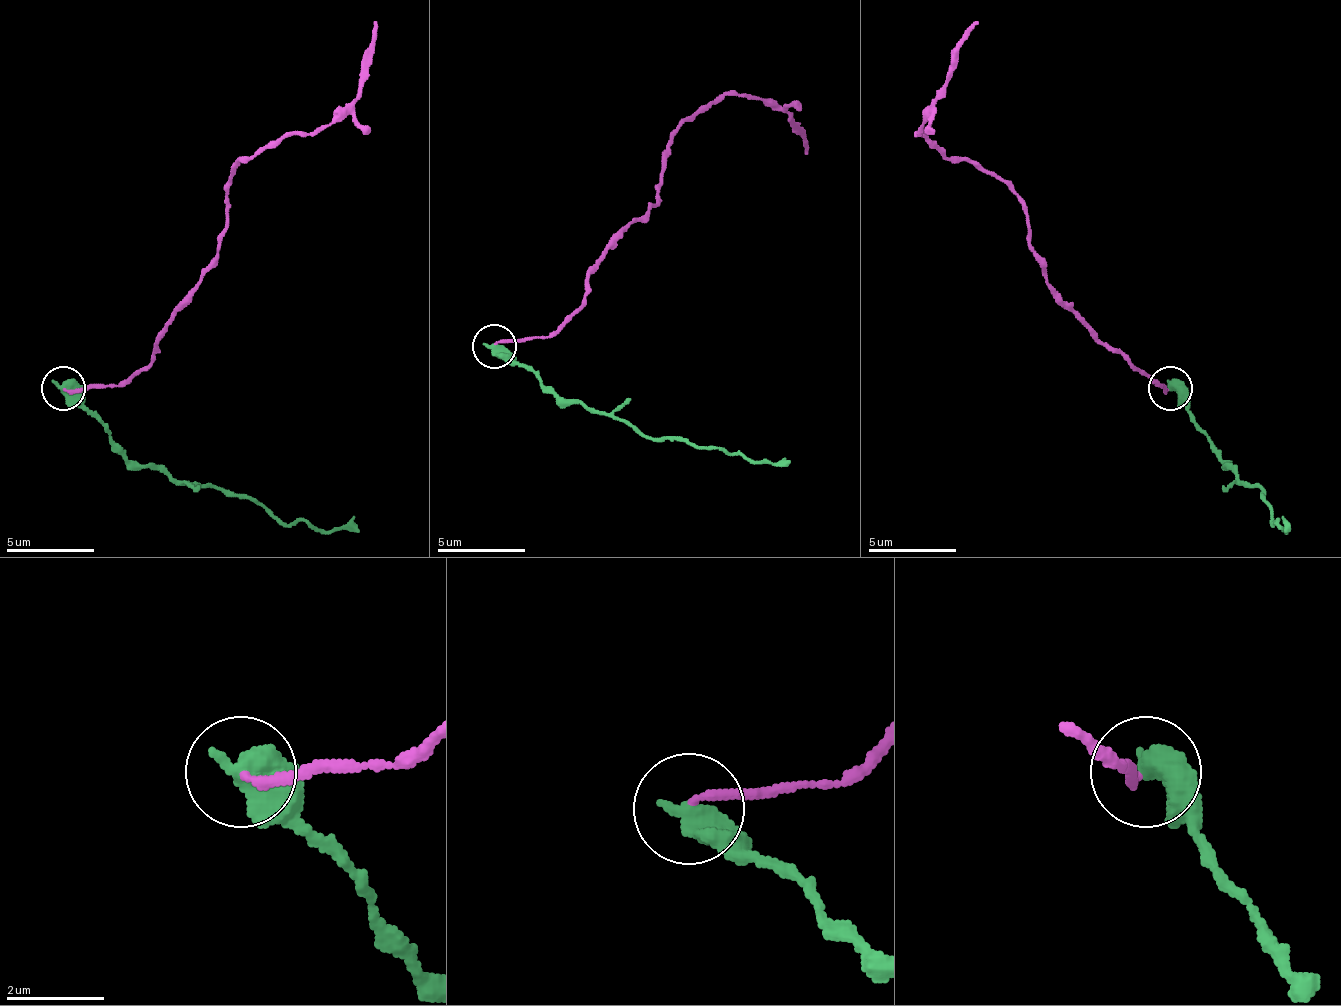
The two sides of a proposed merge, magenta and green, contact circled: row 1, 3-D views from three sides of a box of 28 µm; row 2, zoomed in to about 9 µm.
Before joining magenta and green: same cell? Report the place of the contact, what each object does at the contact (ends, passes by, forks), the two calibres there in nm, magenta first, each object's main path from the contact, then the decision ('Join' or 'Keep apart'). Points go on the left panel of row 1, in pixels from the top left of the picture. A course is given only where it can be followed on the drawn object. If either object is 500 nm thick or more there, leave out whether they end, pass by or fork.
Place: (63, 388). Thickness 180 nm (magenta) against 650 nm. Course of magenta: (64, 387), (117, 387), (152, 360), (157, 334), (214, 259), (232, 170), (320, 131), (360, 91), (377, 20). Course of green: (64, 387), (130, 462), (223, 493), (245, 493), (285, 524), (307, 519), (333, 532), (355, 515). Keep apart

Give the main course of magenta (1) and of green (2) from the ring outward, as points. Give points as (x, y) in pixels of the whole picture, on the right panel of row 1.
1: (1167, 387), (1096, 334), (1034, 259), (1025, 206), (919, 131), (924, 109), (942, 91), (955, 42), (977, 20)
2: (1171, 387), (1242, 484), (1264, 493), (1273, 524), (1277, 519), (1286, 532), (1281, 515)

